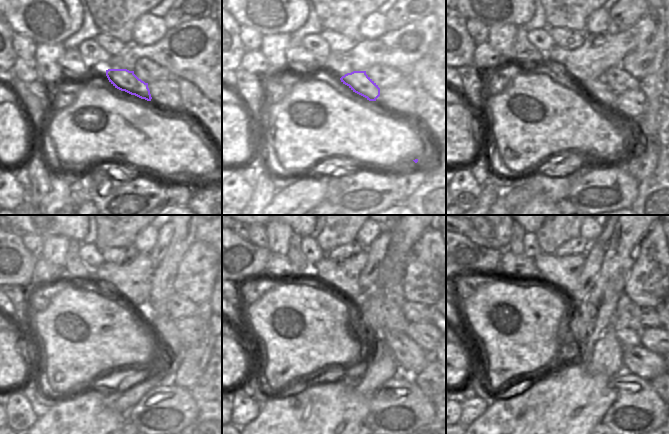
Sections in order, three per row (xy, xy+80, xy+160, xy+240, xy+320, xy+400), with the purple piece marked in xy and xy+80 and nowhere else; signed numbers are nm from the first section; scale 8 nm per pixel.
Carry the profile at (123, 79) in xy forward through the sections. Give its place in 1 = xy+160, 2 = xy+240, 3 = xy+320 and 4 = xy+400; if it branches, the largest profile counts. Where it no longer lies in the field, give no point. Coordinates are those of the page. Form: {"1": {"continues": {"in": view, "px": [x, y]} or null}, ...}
{"1": {"continues": {"in": "xy+160", "px": [599, 91]}}, "2": {"continues": {"in": "xy+240", "px": [188, 374]}}, "3": {"continues": {"in": "xy+320", "px": [410, 355]}}, "4": {"continues": {"in": "xy+400", "px": [640, 361]}}}

